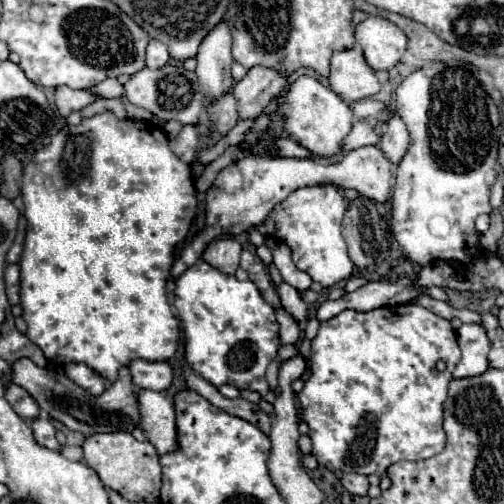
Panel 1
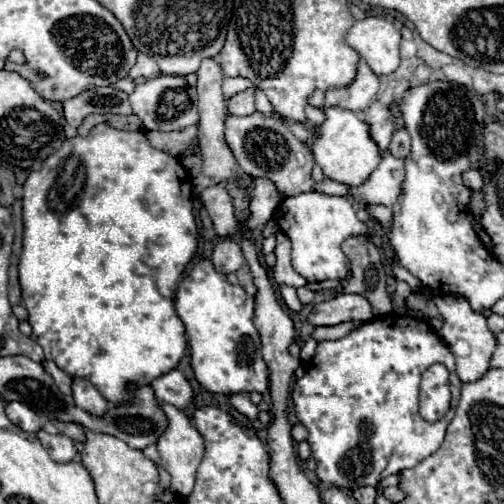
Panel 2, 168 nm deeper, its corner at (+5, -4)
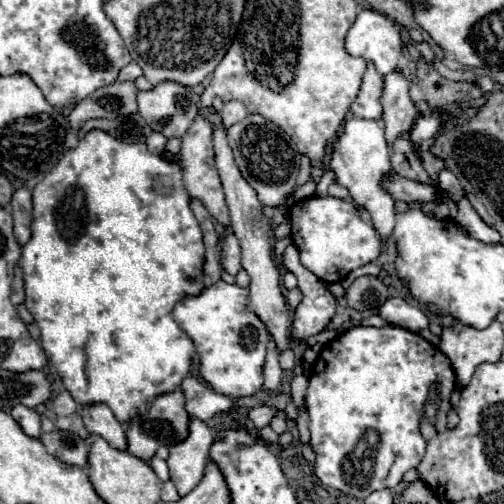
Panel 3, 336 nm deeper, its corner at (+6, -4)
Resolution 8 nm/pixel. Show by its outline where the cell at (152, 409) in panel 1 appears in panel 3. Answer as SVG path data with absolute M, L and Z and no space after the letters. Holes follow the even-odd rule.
M190 418L188 438L170 446L170 456L166 462L170 468L170 480L180 496L186 496L200 482L212 442L214 434L208 430L208 426L198 418Z

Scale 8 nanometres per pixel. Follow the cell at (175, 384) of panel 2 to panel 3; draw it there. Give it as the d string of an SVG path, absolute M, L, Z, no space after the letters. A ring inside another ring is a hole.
M186 376L182 380L180 388L186 396L184 408L188 408L188 414L194 418L208 420L220 412L228 412L234 406L228 396L216 394L208 384L204 384L192 376Z

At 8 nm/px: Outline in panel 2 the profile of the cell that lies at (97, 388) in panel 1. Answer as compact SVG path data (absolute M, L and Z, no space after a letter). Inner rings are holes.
M73 380L73 394L75 404L91 416L103 416L107 412L107 400L87 380Z

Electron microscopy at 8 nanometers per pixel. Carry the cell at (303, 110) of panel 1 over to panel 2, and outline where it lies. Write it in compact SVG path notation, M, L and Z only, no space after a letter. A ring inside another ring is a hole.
M327 108L327 120L317 128L317 138L313 142L315 162L321 166L323 176L347 186L361 186L369 174L381 162L381 150L369 134L369 124L363 116L355 112L345 112L341 108Z

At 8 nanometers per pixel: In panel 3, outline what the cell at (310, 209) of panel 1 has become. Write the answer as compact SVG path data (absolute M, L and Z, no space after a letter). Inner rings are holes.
M306 198L288 210L292 222L290 238L300 252L300 262L326 284L340 282L348 272L372 262L380 254L380 240L374 226L362 222L356 204L340 198Z

